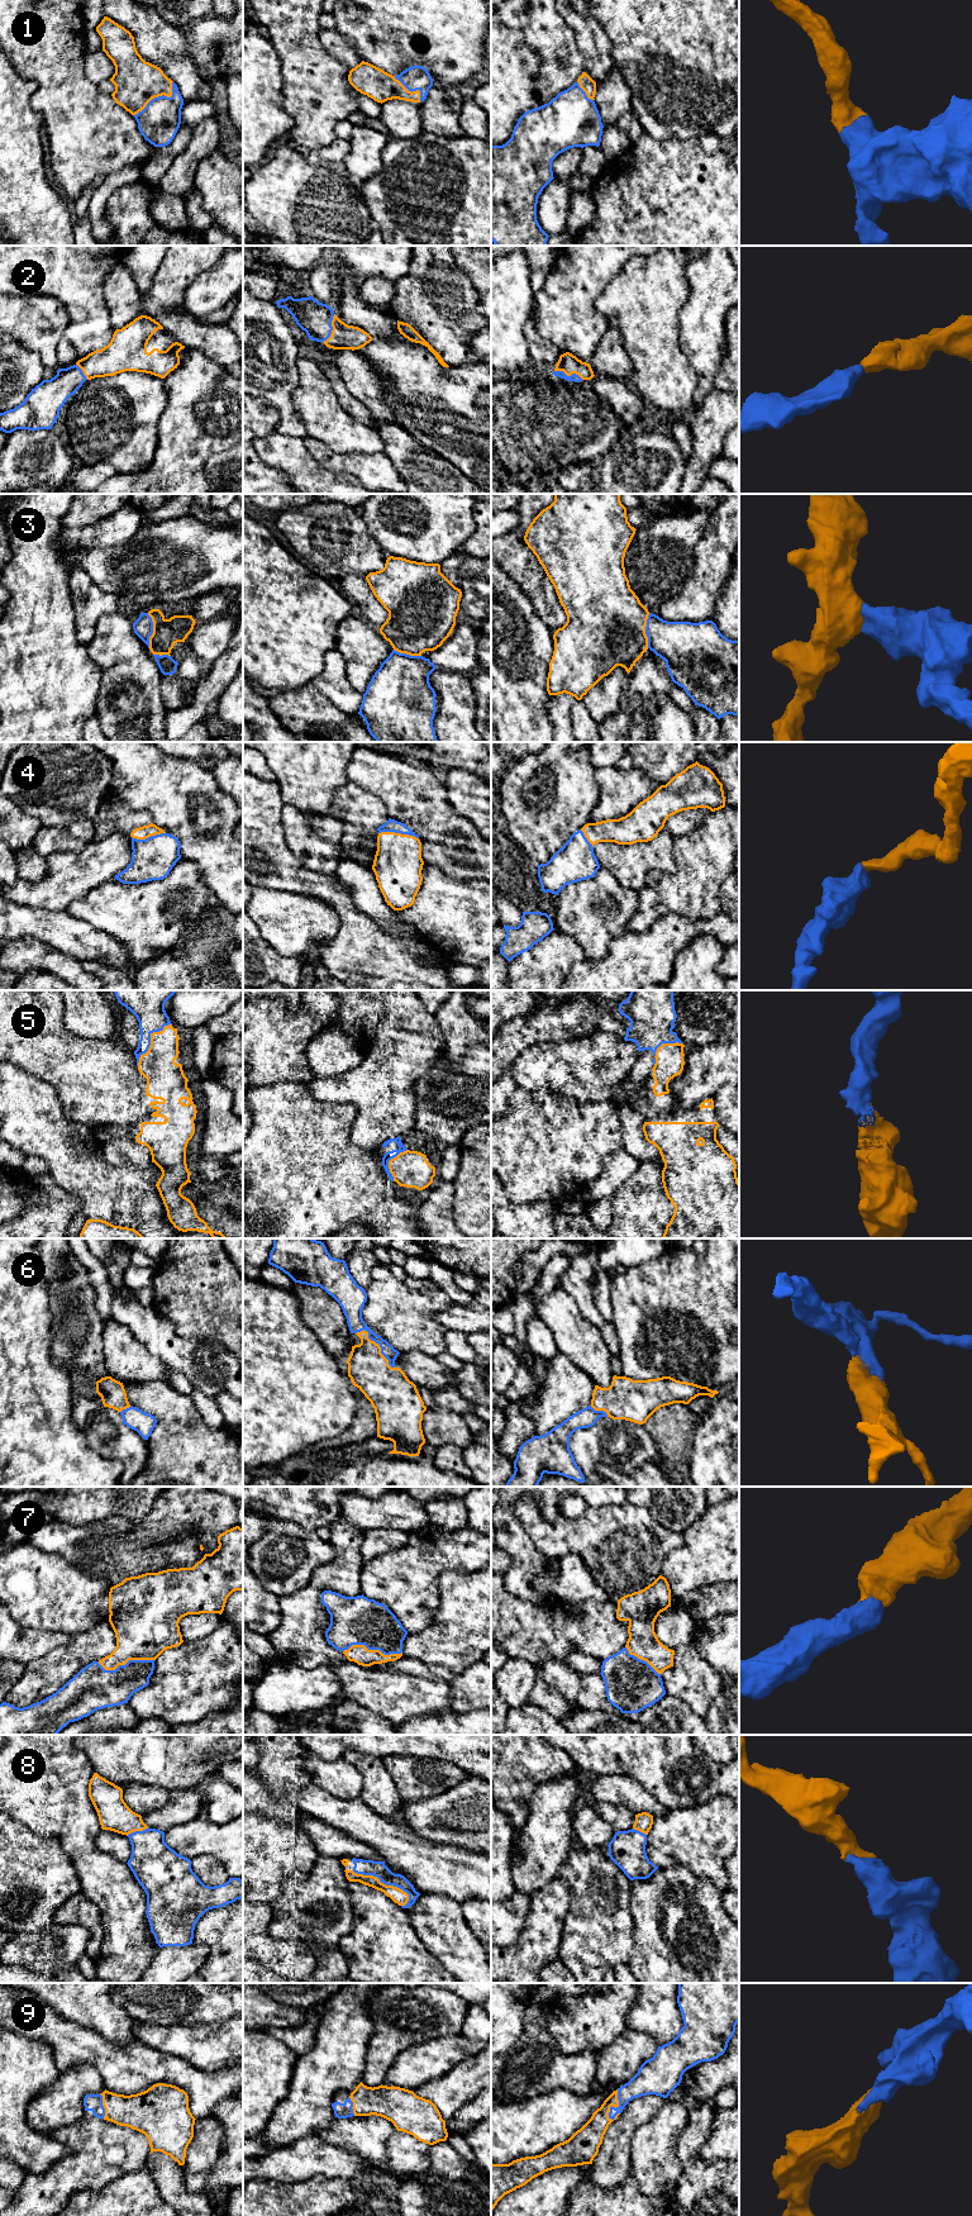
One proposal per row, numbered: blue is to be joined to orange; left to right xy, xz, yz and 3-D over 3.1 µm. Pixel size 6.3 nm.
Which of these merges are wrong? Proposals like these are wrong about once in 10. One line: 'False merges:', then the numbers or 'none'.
False merges: none

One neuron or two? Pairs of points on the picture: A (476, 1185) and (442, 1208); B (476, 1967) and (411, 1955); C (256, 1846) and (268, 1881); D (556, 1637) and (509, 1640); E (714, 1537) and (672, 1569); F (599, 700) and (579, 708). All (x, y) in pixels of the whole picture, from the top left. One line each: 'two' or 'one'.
A: two
B: two
C: one
D: one
E: one
F: two

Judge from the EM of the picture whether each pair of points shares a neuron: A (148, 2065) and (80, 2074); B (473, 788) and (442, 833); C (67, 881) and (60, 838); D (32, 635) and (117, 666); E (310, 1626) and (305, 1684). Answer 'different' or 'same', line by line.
A: different
B: different
C: different
D: different
E: different

